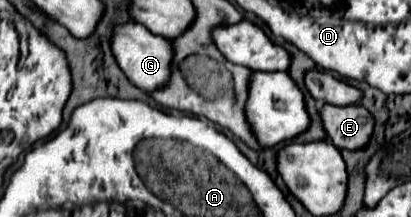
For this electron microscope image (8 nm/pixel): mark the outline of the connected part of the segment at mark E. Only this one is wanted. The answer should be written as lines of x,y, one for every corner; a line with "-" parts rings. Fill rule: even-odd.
325,105
321,109
321,117
331,143
339,149
349,151
363,149
373,135
375,119
361,105
349,105
349,107

